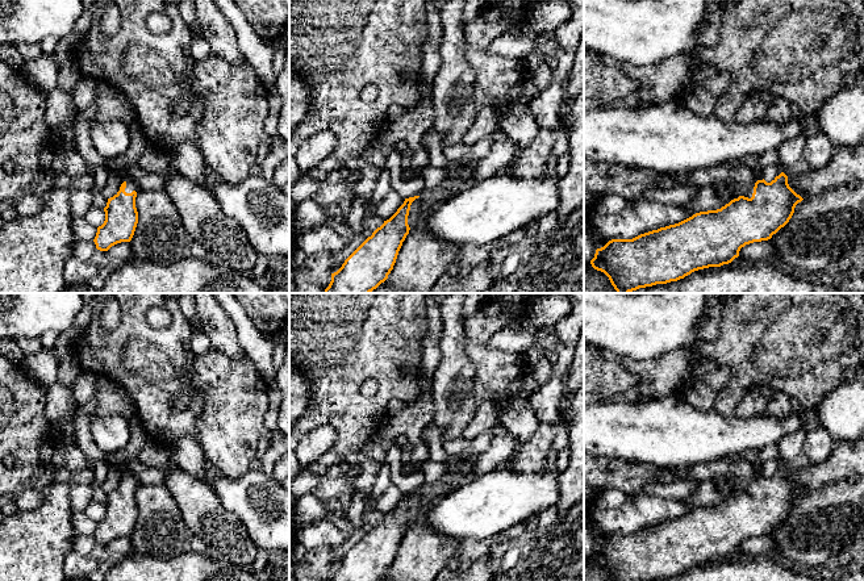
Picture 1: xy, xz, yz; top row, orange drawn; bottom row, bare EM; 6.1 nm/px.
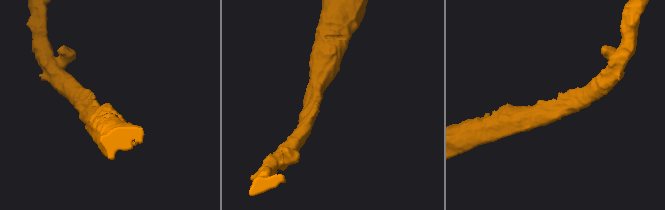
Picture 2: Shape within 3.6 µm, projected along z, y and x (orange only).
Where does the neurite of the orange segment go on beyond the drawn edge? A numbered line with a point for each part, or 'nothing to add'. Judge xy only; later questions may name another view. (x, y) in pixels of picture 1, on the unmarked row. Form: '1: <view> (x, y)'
1: xy (130, 477)

